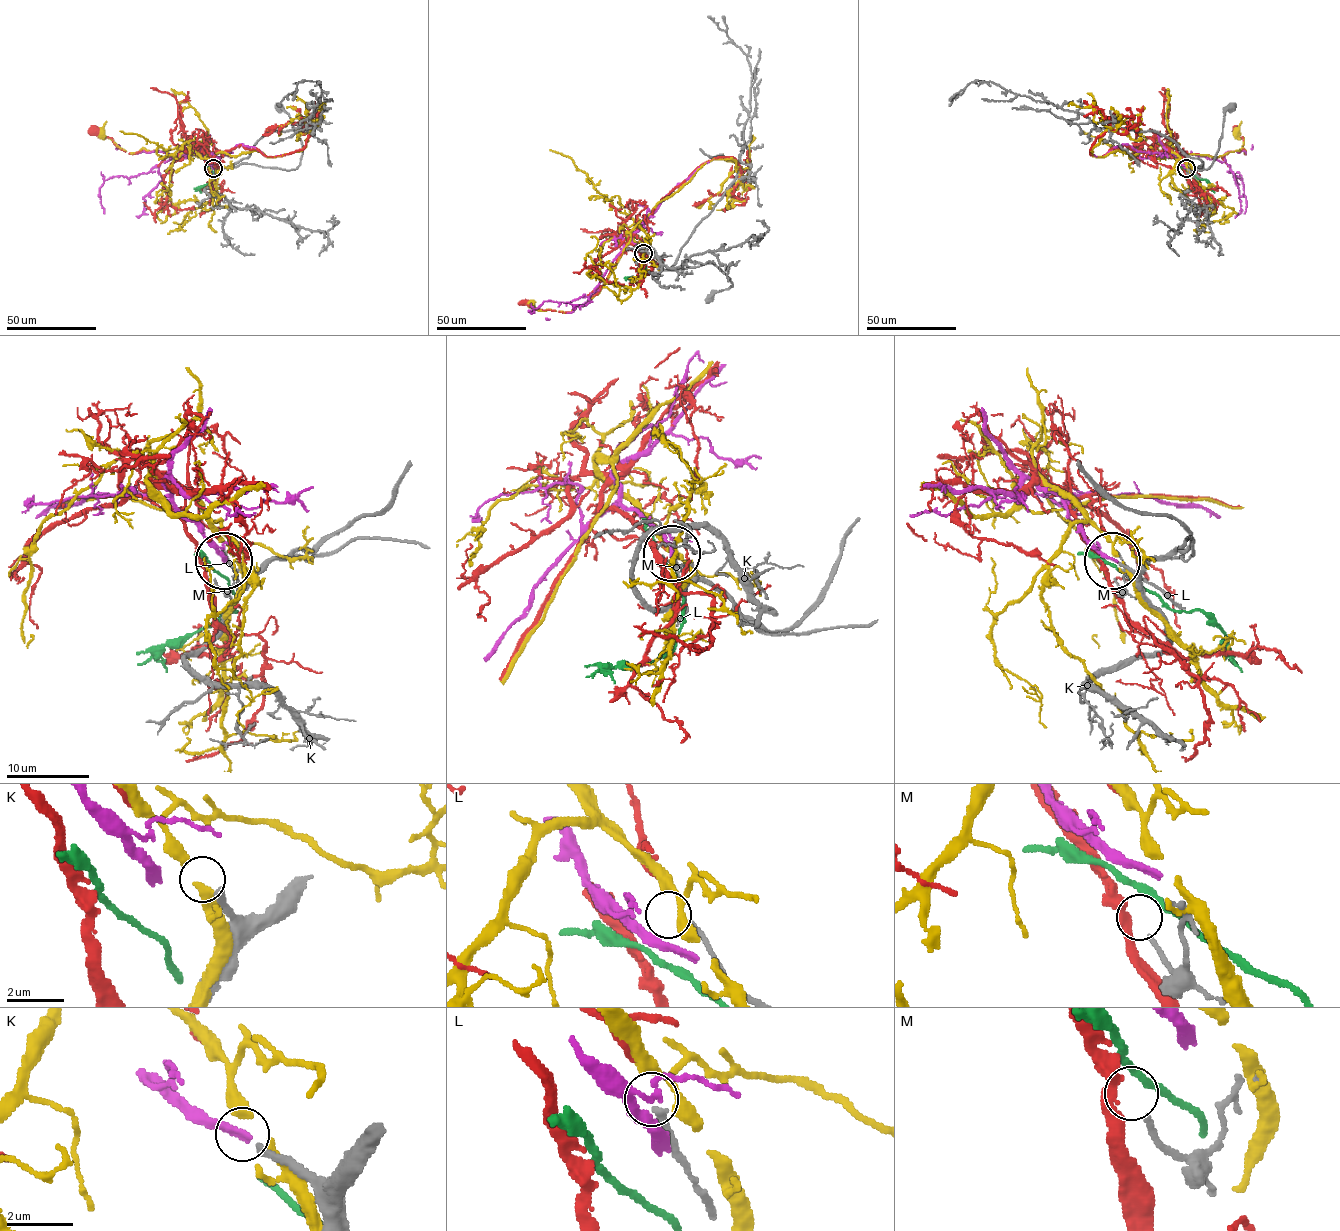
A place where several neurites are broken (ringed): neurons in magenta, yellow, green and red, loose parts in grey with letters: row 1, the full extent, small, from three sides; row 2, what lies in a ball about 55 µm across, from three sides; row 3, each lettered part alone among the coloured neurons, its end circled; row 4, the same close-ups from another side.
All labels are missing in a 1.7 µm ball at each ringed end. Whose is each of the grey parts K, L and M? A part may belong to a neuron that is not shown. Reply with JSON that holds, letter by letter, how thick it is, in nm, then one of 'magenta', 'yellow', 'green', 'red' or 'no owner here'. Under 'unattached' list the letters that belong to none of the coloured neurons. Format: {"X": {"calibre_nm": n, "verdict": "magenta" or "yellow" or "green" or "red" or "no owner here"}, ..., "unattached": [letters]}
{"K": {"calibre_nm": 220, "verdict": "no owner here"}, "L": {"calibre_nm": 200, "verdict": "no owner here"}, "M": {"calibre_nm": 150, "verdict": "no owner here"}, "unattached": ["K", "L", "M"]}

